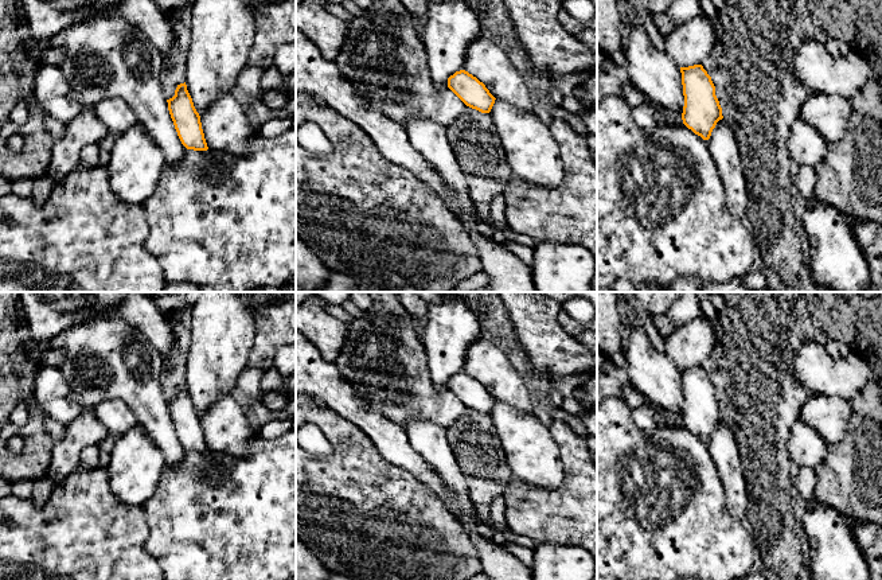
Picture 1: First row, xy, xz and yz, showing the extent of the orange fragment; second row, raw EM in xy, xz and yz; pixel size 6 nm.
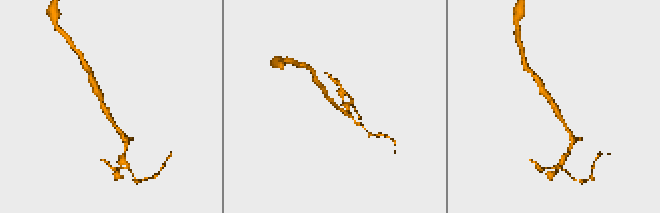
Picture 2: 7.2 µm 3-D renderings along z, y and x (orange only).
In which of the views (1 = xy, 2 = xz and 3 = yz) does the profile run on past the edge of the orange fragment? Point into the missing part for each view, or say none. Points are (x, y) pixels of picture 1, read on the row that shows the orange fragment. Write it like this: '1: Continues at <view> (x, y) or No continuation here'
1: No continuation here
2: No continuation here
3: No continuation here

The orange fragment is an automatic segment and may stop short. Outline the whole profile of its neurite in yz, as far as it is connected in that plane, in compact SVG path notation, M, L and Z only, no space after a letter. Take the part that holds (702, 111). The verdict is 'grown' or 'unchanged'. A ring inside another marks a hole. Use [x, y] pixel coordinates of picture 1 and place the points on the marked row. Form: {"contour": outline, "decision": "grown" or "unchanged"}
{"contour": "M702 65L680 67L680 73L684 96L683 124L703 140L709 140L717 122L723 118L722 108L715 96L715 86Z", "decision": "unchanged"}

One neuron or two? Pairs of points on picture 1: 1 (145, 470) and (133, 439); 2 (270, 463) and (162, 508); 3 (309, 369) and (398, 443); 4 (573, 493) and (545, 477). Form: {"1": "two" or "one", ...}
{"1": "one", "2": "one", "3": "one", "4": "two"}

